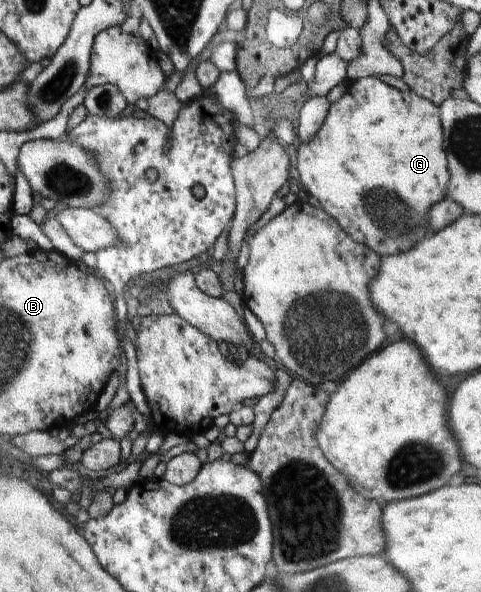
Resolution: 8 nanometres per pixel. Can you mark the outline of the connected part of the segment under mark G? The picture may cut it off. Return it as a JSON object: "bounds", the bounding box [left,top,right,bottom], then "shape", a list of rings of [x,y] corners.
{"bounds":[297,76,450,257],"shape":[[[375,76],[353,80],[349,82],[345,95],[331,103],[321,129],[307,141],[301,141],[301,145],[297,147],[297,154],[297,170],[301,179],[299,185],[302,188],[297,194],[298,201],[308,203],[310,196],[315,197],[315,199],[319,200],[321,208],[326,213],[329,213],[329,216],[333,217],[334,221],[337,221],[337,224],[349,237],[353,237],[357,243],[367,245],[369,249],[373,249],[377,256],[383,255],[385,257],[385,255],[406,253],[409,249],[413,249],[413,245],[417,241],[423,241],[425,237],[432,235],[431,227],[427,225],[427,221],[429,221],[429,207],[447,198],[447,185],[449,184],[450,176],[444,149],[439,106],[433,105],[431,101],[419,97],[413,91],[399,91],[395,87],[390,87]]]}

